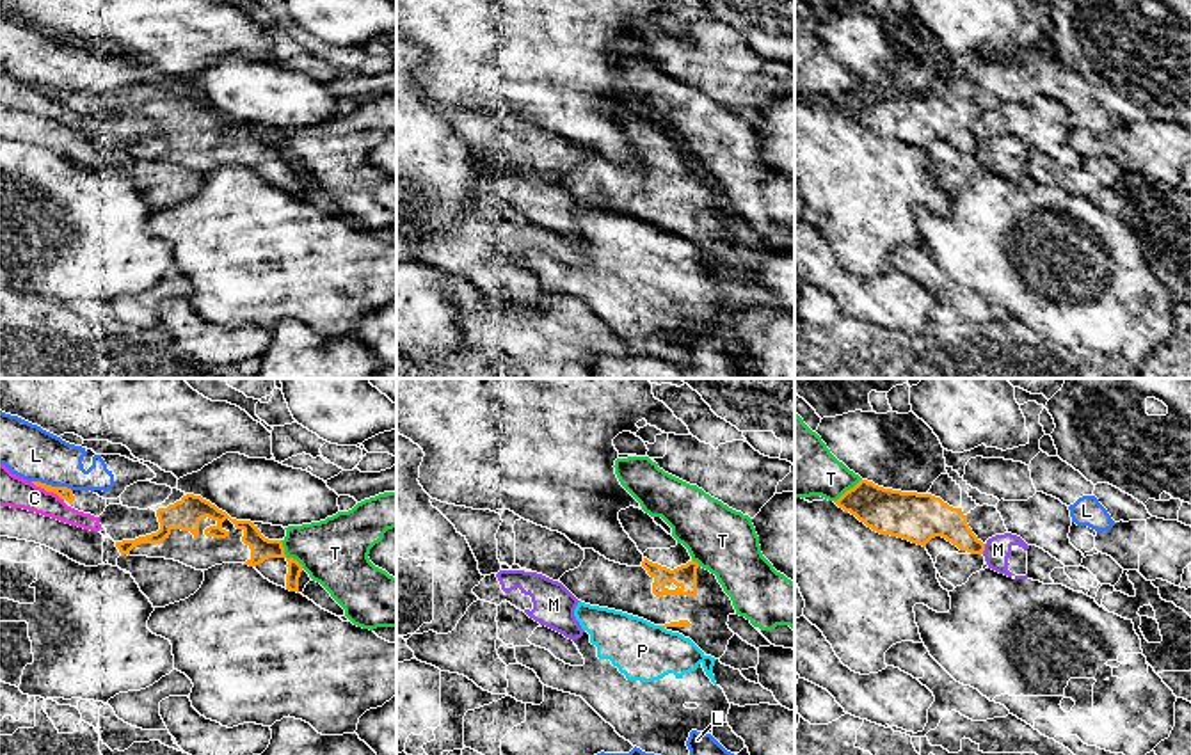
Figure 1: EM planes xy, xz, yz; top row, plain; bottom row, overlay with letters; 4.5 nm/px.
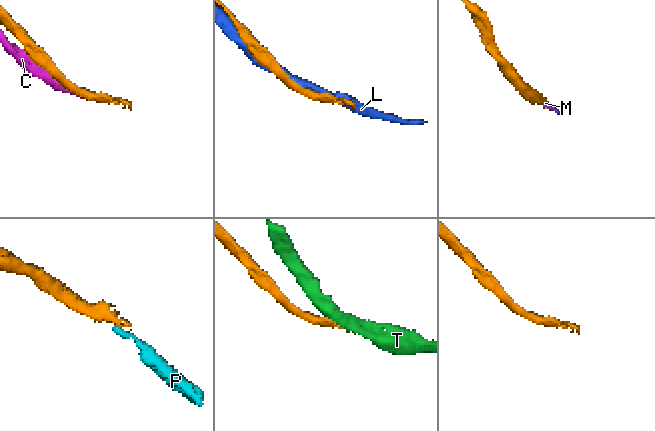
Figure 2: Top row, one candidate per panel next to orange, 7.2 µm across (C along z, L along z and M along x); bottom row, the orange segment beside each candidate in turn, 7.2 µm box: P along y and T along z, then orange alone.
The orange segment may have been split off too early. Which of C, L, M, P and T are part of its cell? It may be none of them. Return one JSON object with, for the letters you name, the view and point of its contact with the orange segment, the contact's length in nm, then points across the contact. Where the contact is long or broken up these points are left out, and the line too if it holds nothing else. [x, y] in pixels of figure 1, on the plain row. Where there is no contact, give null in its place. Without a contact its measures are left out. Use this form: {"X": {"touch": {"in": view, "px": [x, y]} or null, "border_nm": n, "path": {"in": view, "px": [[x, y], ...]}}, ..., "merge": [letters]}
{"merge": []}

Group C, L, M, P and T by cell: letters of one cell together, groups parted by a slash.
C P / L / M / T

